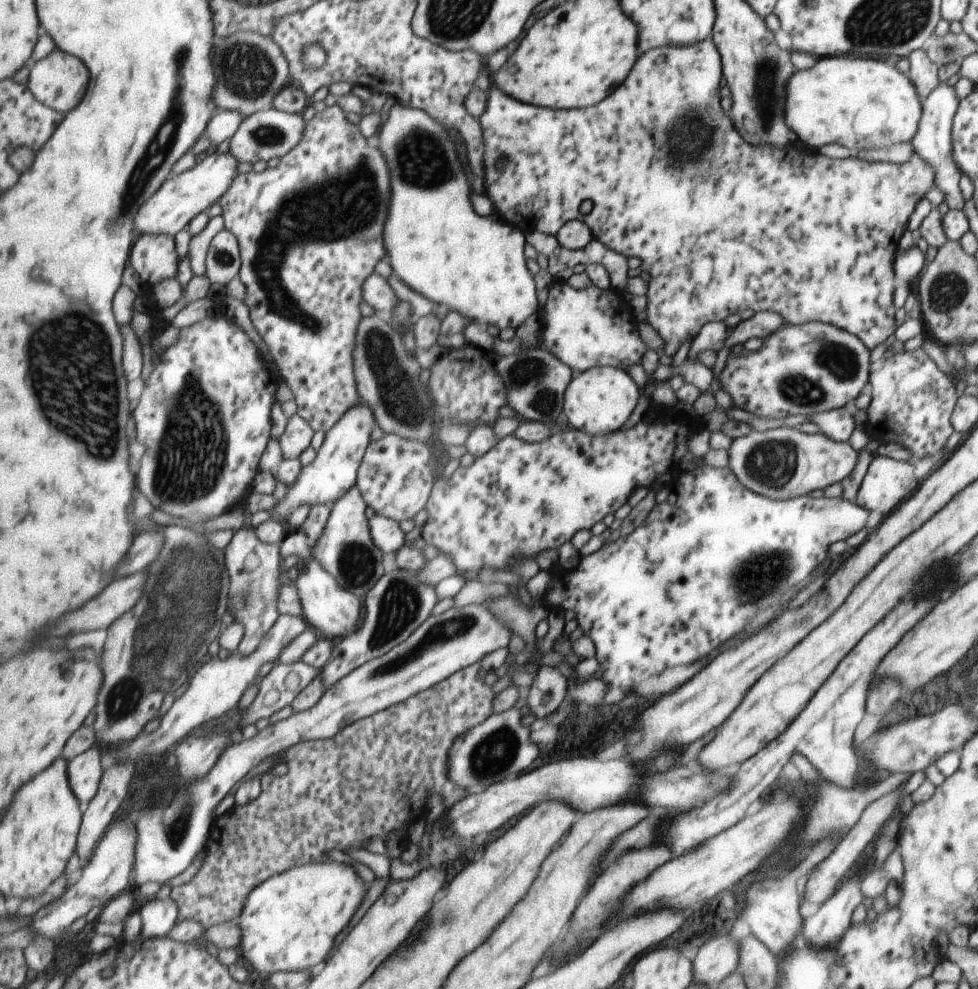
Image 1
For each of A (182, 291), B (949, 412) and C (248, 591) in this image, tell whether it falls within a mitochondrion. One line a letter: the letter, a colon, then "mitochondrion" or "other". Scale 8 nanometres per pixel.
A: other
B: other
C: mitochondrion

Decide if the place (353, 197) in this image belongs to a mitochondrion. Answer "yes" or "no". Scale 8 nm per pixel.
yes

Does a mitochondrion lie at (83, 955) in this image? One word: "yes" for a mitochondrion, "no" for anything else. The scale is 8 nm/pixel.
no

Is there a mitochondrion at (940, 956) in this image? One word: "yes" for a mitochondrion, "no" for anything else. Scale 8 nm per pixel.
no

